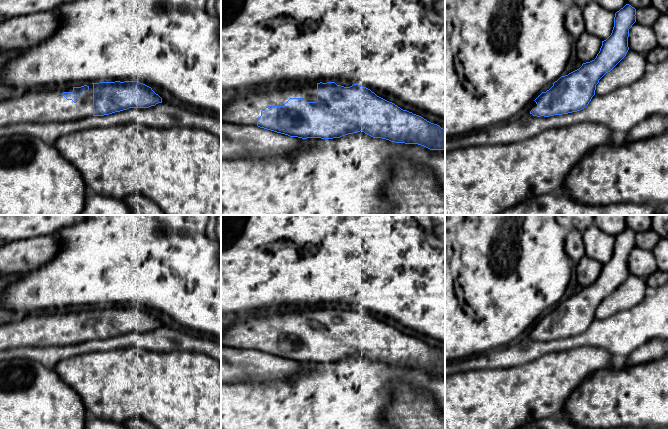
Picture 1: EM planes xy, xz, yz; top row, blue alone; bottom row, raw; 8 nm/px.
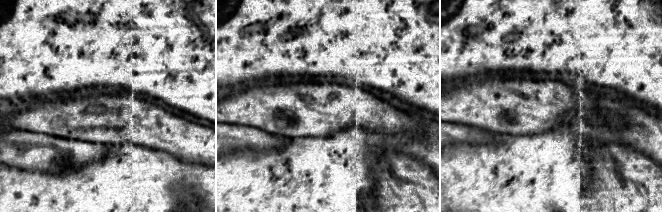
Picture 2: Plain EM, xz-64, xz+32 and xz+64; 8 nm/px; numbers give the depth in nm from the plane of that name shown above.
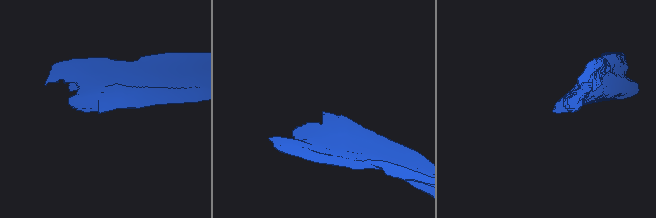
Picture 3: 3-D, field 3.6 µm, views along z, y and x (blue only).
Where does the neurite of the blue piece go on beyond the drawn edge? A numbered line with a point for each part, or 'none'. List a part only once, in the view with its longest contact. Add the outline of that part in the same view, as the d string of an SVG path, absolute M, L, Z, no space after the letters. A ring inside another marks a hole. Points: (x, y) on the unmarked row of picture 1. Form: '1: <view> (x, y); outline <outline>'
1: xz (245, 334); outline M317 307L254 313L238 317L234 325L221 332L221 345L234 349L257 350L261 335L268 330L283 330L290 322L317 325Z

